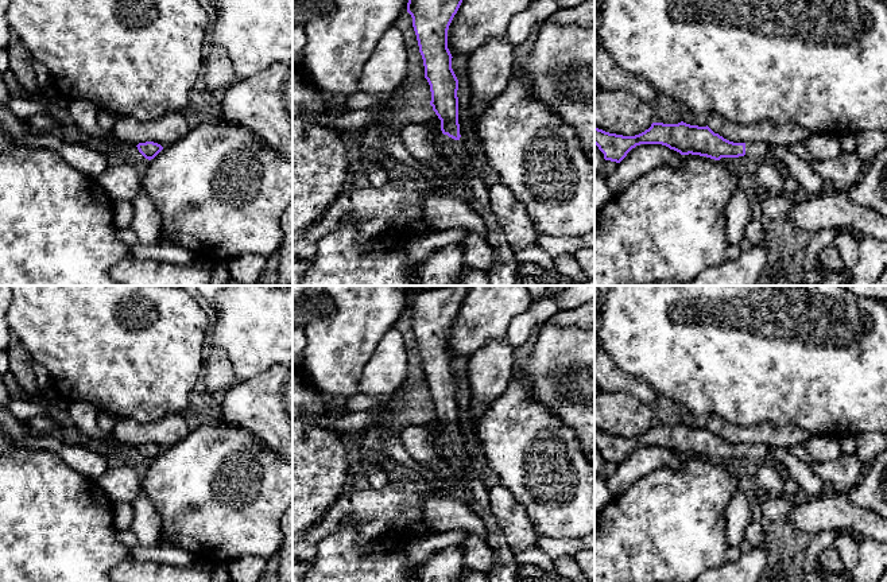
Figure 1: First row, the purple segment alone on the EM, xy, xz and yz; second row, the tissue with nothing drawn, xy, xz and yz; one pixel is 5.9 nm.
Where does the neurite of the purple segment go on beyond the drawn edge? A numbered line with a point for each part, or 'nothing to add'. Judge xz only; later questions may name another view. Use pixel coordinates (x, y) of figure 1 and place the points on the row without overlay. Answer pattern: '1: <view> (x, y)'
1: xz (475, 492)

